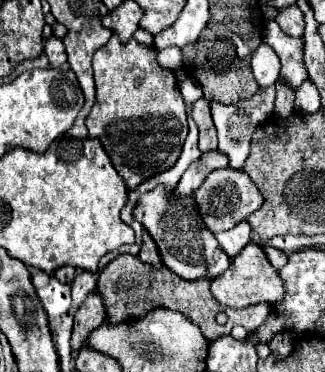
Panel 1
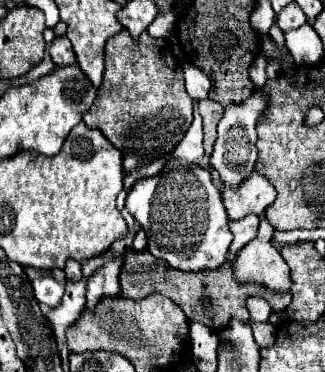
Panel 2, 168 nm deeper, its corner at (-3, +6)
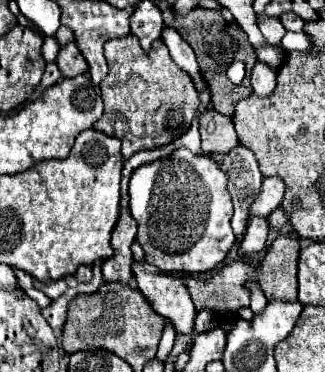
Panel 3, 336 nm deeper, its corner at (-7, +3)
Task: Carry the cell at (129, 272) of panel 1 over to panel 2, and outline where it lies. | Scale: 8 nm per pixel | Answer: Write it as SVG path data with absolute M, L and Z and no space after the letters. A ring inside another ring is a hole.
M127 251L123 257L123 269L119 275L119 285L121 285L121 297L125 299L143 299L153 291L159 291L161 295L169 297L171 301L175 301L185 315L189 317L189 321L199 321L205 323L207 327L211 327L213 331L221 331L225 329L233 319L247 323L249 321L249 309L247 309L247 299L249 297L263 297L271 309L277 313L285 311L287 305L291 303L291 293L275 293L271 289L265 287L253 287L253 285L239 285L233 279L231 273L231 259L235 255L229 253L227 263L223 263L219 269L215 271L197 271L197 273L183 273L179 269L171 269L169 265L165 265L165 261L159 261L157 257L151 257L151 253L145 251ZM205 295L211 299L211 307L201 305L199 297Z

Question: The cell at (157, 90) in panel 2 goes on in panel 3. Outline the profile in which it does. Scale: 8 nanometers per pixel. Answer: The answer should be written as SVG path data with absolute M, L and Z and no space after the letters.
M129 34L107 42L105 58L109 74L99 84L105 112L93 128L119 138L123 142L125 160L139 150L165 146L189 130L201 104L199 94L189 74L171 60L163 40L157 40L149 52L143 52L139 40Z

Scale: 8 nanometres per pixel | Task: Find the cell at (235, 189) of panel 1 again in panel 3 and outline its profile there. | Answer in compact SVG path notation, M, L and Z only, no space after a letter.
M263 178L263 188L259 198L251 206L251 216L267 218L275 208L281 206L285 194L285 184L281 178Z

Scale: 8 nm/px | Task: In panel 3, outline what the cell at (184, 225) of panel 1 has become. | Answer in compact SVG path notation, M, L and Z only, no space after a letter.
M177 148L165 158L139 166L129 180L129 198L129 212L139 226L137 242L145 252L145 262L163 274L189 276L211 272L227 258L235 244L235 234L229 224L233 216L233 204L227 192L227 176L211 156L193 154L187 148Z

